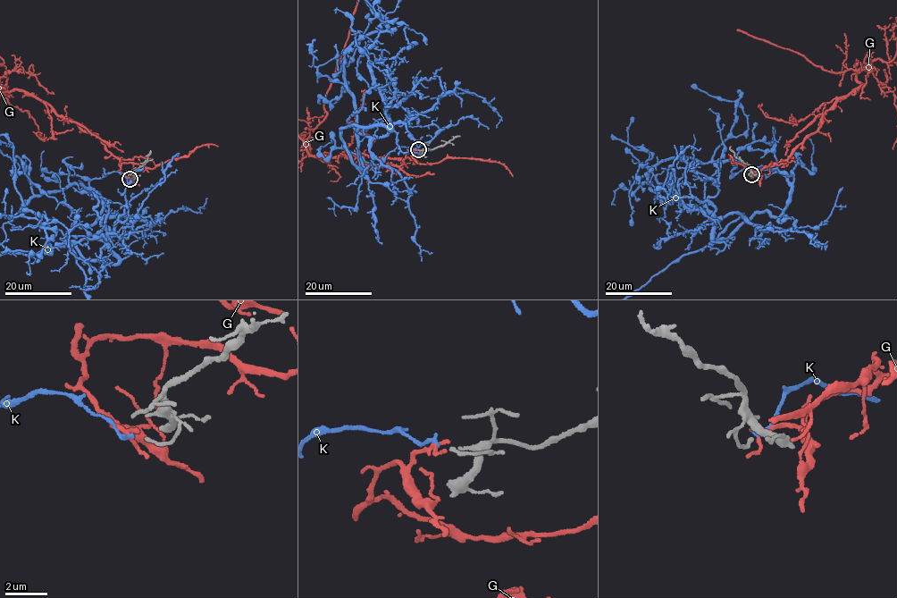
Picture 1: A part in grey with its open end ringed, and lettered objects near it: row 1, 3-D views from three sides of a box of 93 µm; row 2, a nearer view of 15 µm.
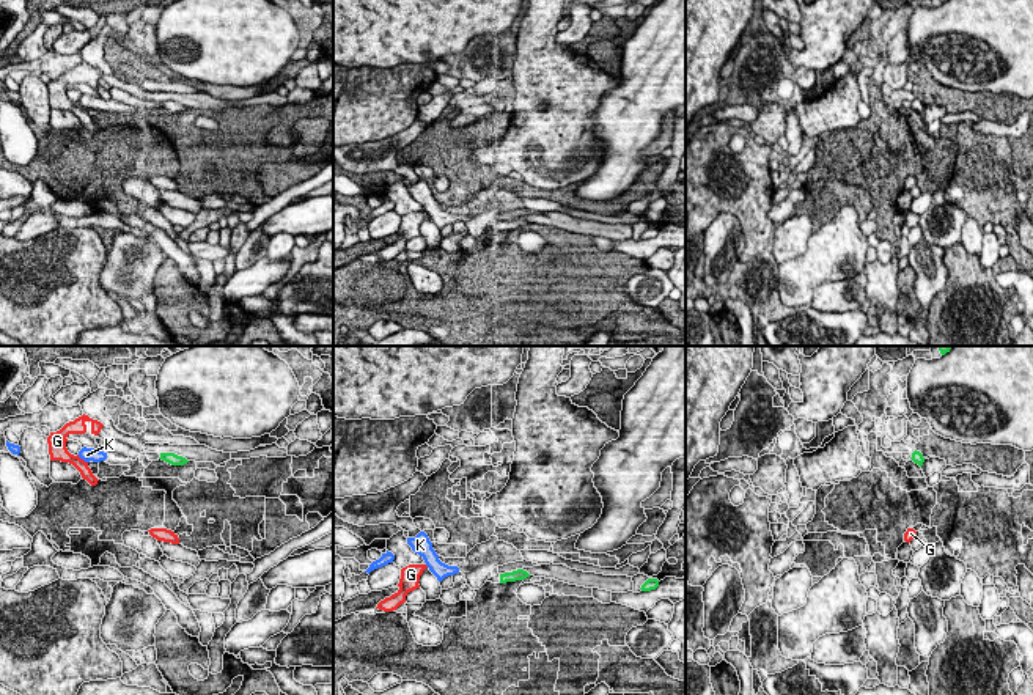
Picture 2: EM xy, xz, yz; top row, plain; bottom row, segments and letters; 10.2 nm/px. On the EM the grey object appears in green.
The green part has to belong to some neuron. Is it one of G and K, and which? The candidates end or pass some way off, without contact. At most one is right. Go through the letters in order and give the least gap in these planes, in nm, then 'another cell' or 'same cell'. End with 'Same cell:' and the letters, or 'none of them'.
G: gap 650 nm; another cell
K: gap 440 nm; same cell
Same cell: K

